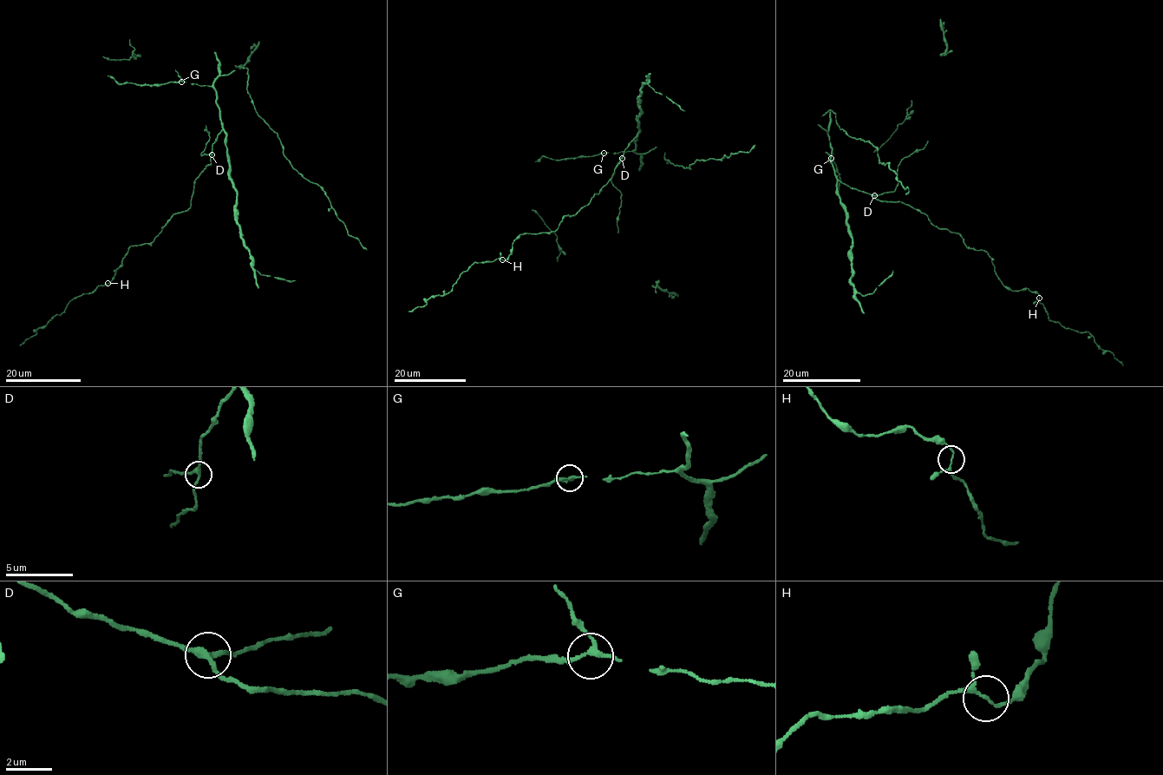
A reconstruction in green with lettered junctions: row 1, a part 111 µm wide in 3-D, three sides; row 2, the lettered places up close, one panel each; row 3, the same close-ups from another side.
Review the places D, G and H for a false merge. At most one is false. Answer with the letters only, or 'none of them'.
none of them

